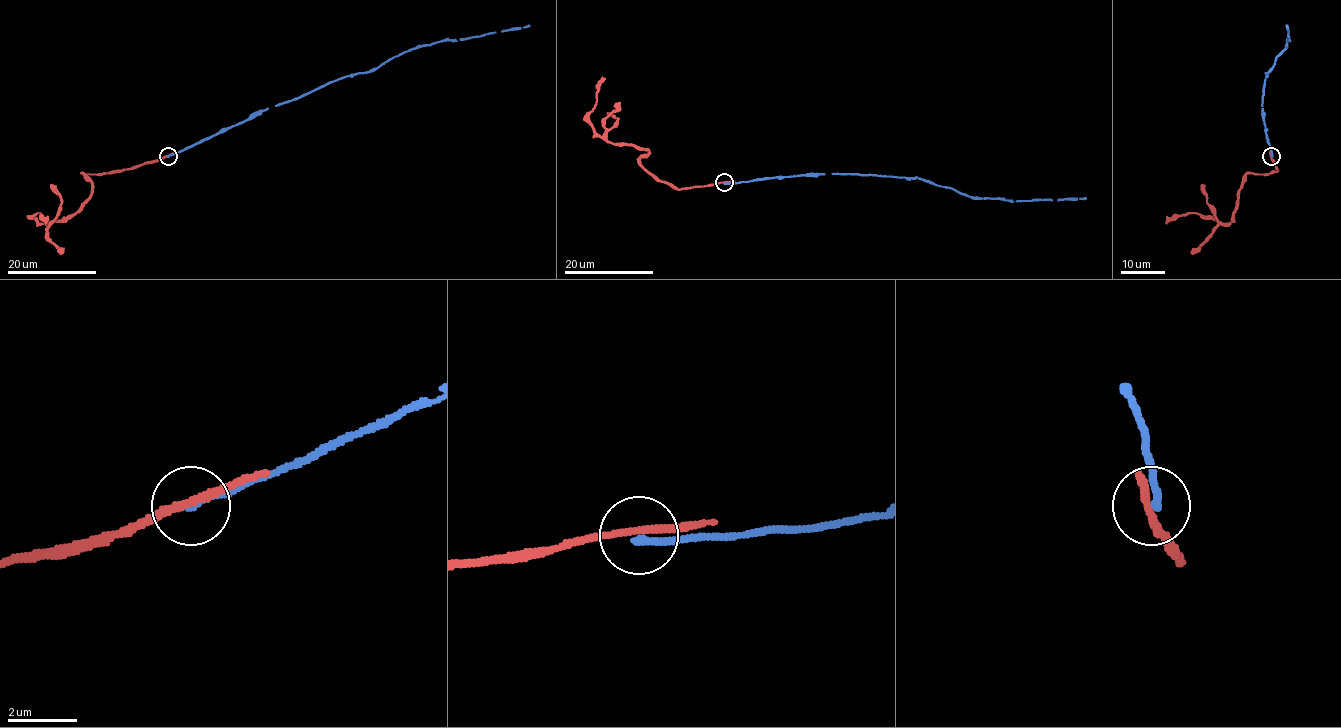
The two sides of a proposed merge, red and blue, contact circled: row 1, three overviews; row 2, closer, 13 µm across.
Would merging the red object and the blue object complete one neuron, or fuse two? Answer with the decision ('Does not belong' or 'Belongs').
Does not belong

